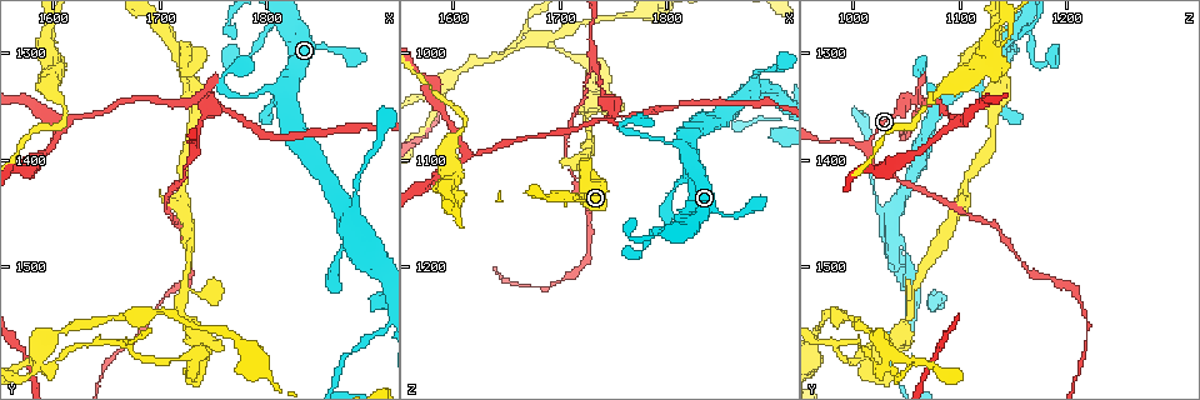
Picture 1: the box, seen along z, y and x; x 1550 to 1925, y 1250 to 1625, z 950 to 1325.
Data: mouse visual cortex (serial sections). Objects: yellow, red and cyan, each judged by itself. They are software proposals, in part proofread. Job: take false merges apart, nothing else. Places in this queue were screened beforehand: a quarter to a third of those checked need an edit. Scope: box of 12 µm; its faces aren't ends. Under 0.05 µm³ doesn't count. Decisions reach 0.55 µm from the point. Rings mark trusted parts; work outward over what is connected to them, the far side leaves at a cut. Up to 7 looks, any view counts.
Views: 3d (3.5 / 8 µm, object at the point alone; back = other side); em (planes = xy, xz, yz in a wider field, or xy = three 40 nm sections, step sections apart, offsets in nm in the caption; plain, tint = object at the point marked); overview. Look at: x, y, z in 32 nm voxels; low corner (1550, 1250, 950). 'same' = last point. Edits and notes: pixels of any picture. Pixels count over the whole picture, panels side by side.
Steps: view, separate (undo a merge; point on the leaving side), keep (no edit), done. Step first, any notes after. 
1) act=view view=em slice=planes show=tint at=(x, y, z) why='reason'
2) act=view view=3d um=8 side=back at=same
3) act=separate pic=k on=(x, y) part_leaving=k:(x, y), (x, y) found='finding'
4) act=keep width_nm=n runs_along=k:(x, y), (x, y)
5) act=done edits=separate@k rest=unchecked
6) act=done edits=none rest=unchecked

act=view view=3d um=3.5 at=(1726, 1516, 1062) why='three arms meet'

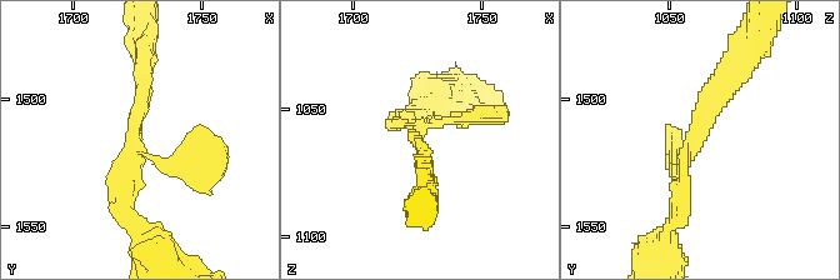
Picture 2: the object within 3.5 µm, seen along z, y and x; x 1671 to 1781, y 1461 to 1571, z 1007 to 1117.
act=view view=em slice=xy step=3 show=tint at=(1726, 1515, 1060) arms=3 arm_widths_nm=150,200,200 why='now the EM'

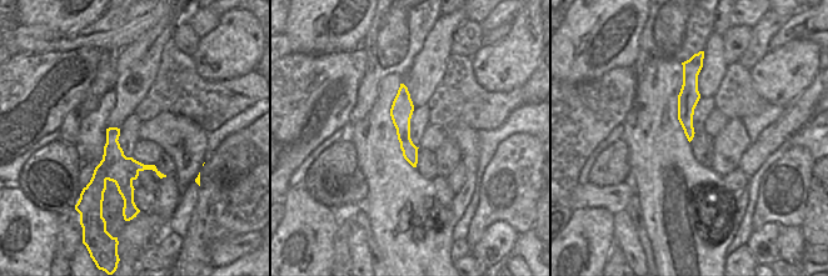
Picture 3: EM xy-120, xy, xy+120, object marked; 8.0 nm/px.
act=view view=em slice=xy step=1 show=tint at=same why='another direction'

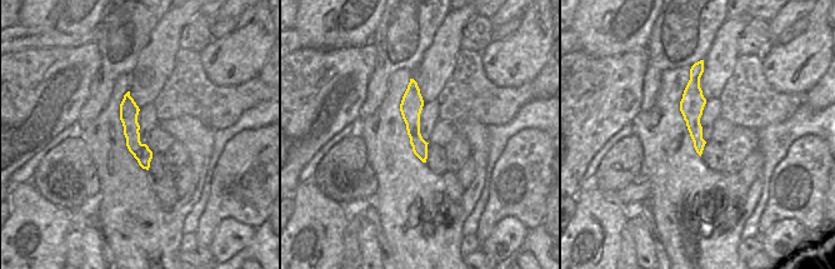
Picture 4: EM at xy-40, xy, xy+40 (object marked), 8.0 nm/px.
act=keep runs_along=2:(734, 64), (683, 151), (680, 213) found='all the same cell'

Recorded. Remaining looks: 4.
act=view view=3d um=3.5 at=(1746, 1344, 1054) why='a fork'

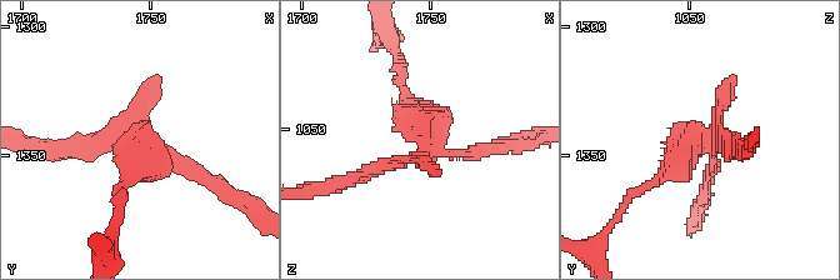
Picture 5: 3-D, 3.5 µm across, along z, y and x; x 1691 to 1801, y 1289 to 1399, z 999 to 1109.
act=view view=em slice=xy step=1 show=tint at=(1750, 1343, 1058)

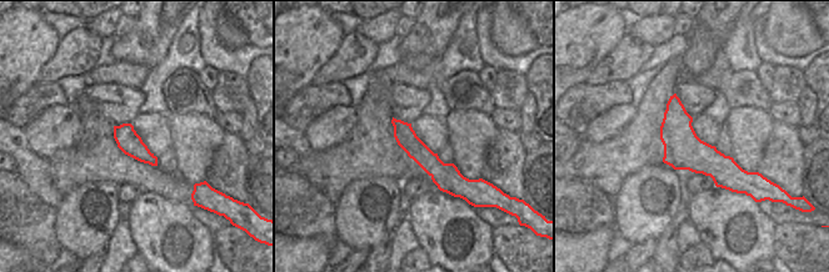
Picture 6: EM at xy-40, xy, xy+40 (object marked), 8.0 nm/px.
act=separate pic=5 on=(379, 166) part_leaving=5:(426, 150), (315, 189) found='a second cell is stuck on'

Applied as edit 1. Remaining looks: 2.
act=view view=3d um=3.5 at=(1724, 1298, 1122) why='abrupt turn'

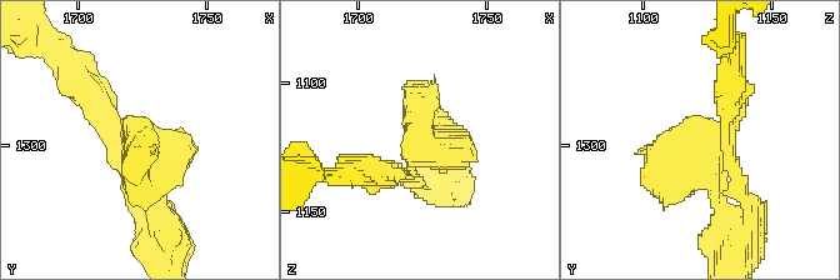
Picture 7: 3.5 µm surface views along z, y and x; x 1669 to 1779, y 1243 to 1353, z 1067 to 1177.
act=view view=em slice=xy step=1 show=tint at=(1725, 1299, 1125) why='shape alone is not enough'

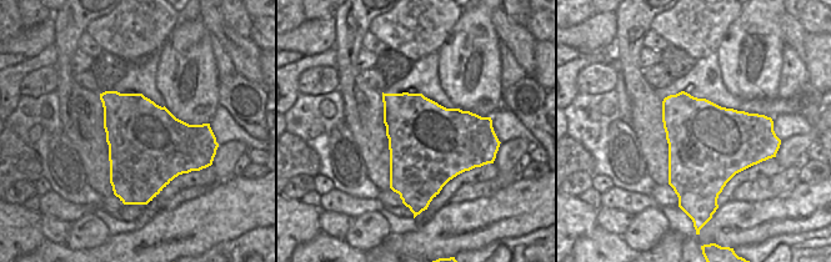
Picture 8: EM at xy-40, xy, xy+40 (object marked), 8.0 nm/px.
act=keep width_nm=650 runs_along=7:(164, 245), (145, 145), (103, 106) found='one cell here'

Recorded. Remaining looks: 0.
act=done edits=separate@5 rest=unchecked

